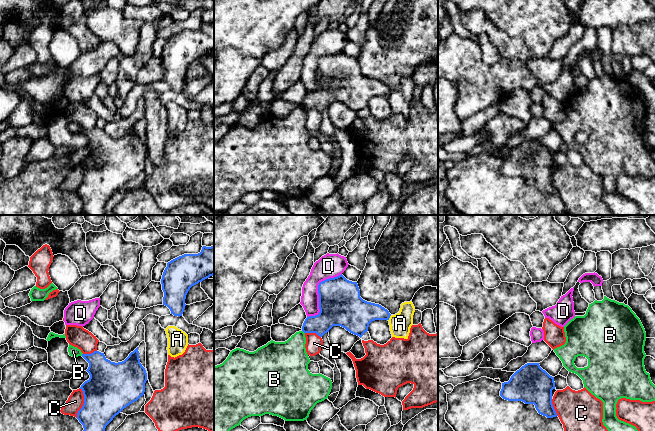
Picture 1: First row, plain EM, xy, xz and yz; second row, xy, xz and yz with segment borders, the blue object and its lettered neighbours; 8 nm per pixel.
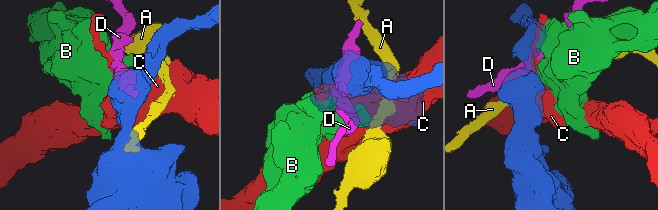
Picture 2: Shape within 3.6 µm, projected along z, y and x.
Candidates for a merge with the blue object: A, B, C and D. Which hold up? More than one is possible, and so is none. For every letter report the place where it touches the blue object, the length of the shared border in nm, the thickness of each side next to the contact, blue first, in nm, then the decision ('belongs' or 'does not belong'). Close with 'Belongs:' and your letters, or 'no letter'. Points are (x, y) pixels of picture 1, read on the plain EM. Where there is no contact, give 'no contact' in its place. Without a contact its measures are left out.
A: xz (389, 93) | 50 nm | 240/170 nm | does not belong
B: xz (303, 107) | 40 nm | 170/280 nm | does not belong
C: xy (84, 179) | 240 nm | 380/130 nm | does not belong
D: xz (318, 69) | 460 nm | 340/190 nm | does not belong
Belongs: no letter

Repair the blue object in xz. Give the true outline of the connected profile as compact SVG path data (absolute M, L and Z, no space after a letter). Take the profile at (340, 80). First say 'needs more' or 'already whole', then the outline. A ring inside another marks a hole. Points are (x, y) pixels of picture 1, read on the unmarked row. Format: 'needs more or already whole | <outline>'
already whole | M342 50L326 55L318 61L319 85L318 91L309 92L305 95L302 107L304 109L316 109L322 113L333 102L341 102L350 109L363 112L368 107L369 100L375 96L389 96L391 90L379 80L367 78L360 73L357 58L347 56Z

